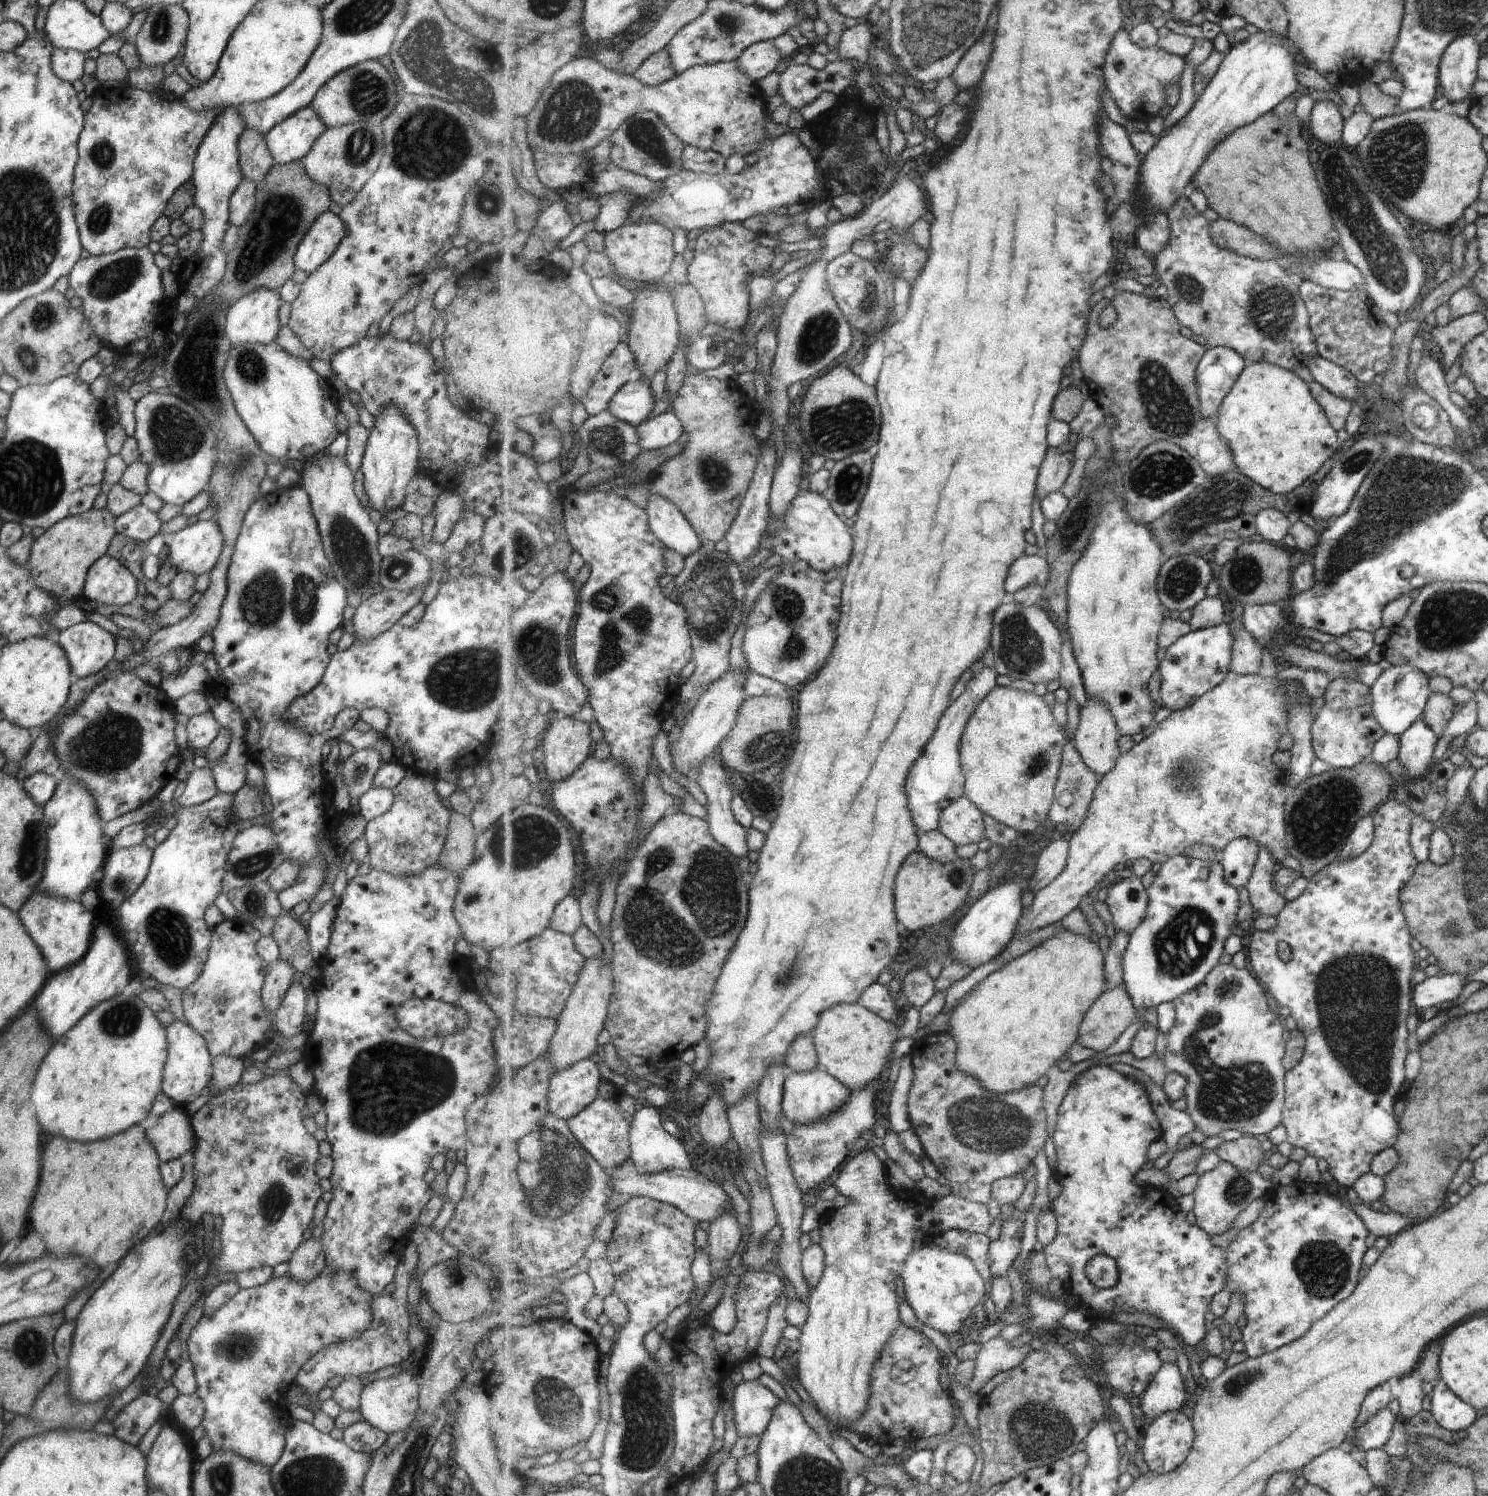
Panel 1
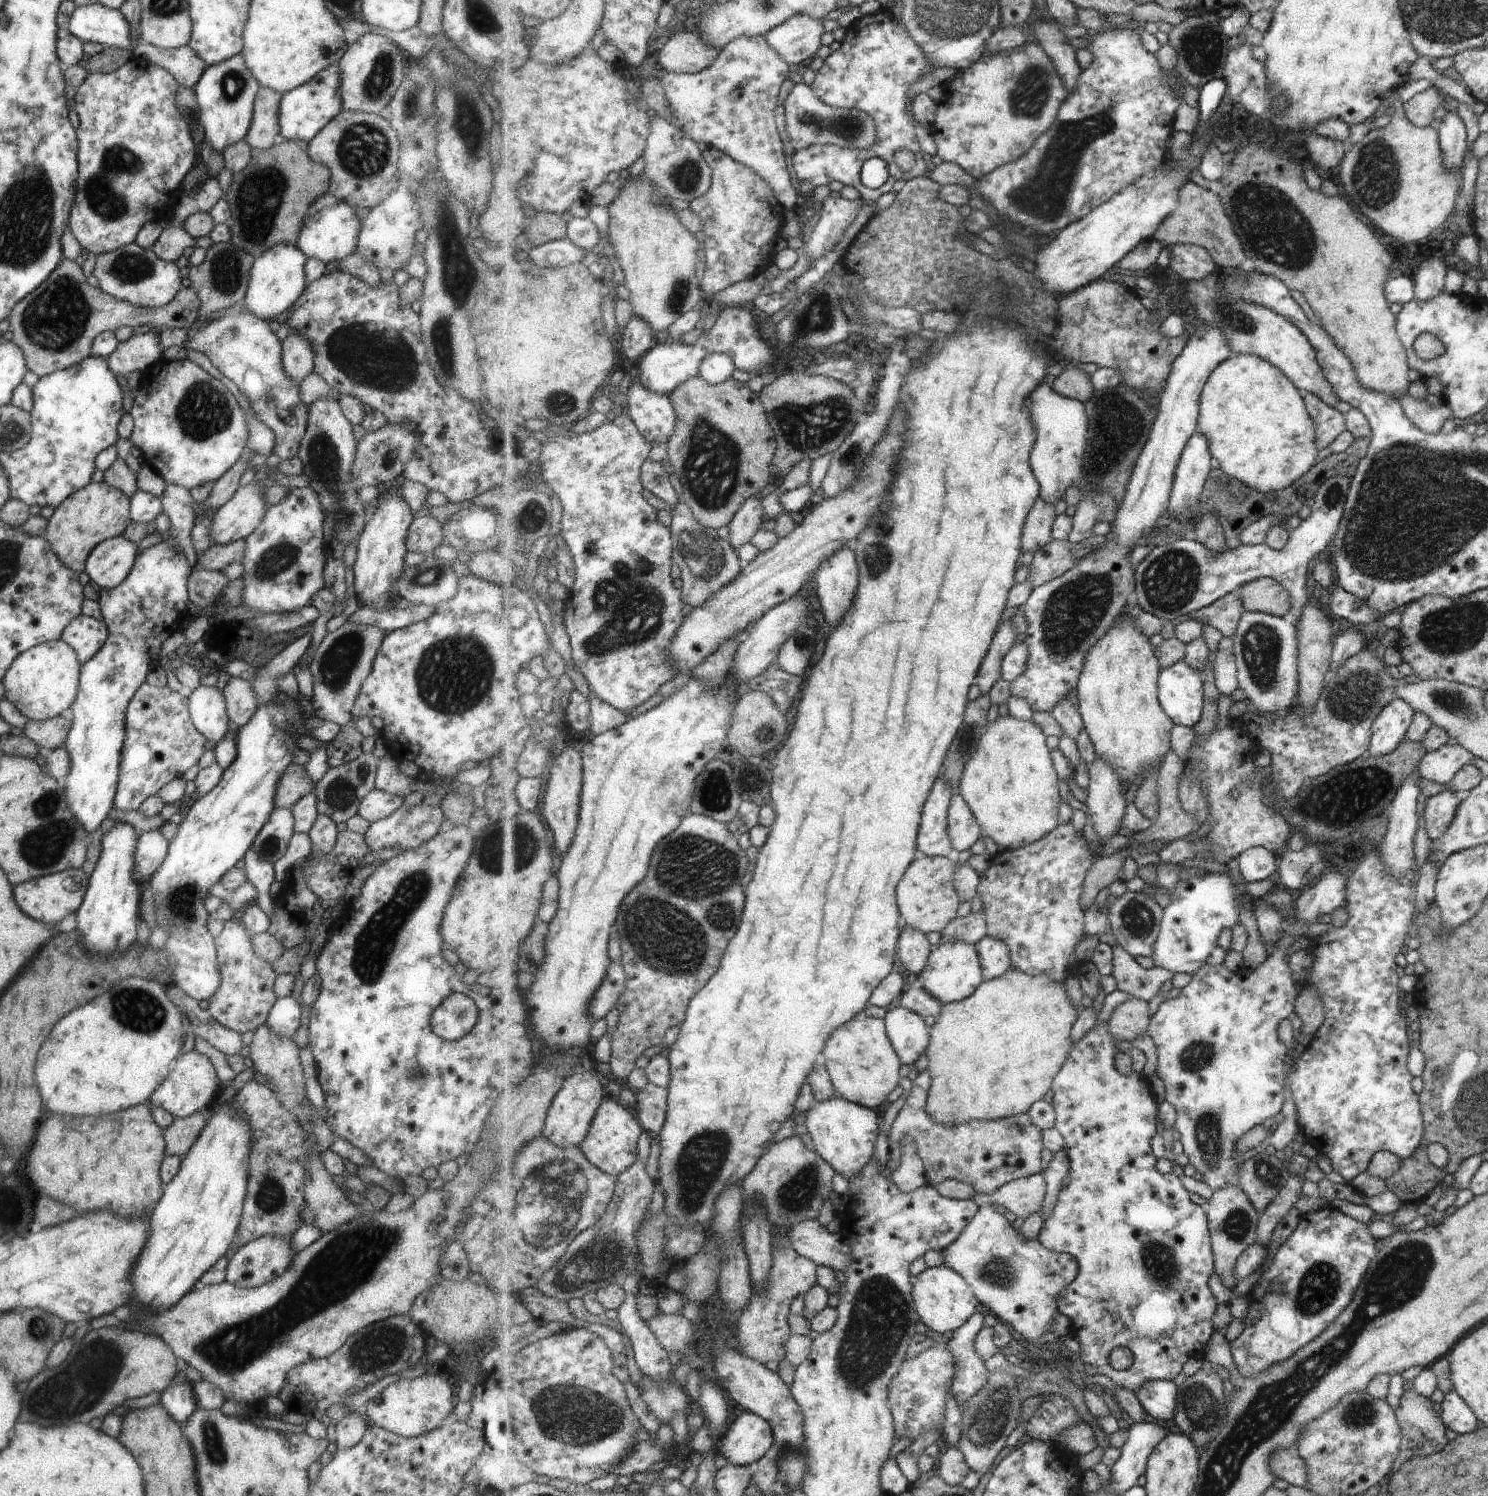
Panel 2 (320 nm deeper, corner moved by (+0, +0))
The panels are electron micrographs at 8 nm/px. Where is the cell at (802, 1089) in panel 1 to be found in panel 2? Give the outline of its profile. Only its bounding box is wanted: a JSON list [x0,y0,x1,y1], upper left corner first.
[805,1094,879,1180]

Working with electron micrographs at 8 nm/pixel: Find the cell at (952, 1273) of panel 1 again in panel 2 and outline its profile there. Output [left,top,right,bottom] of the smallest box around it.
[912,1264,982,1339]

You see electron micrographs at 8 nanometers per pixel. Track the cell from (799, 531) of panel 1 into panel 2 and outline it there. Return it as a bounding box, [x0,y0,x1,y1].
[815,544,859,630]

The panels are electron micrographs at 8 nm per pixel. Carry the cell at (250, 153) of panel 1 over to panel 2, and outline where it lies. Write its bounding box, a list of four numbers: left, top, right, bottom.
[245,88,280,150]

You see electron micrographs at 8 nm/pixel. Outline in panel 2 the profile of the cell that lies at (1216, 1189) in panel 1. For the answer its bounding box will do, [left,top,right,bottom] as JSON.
[1205,1184,1261,1291]

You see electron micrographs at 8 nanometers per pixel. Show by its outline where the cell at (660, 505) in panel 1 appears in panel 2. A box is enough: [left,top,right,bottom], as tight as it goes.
[642,458,682,512]

